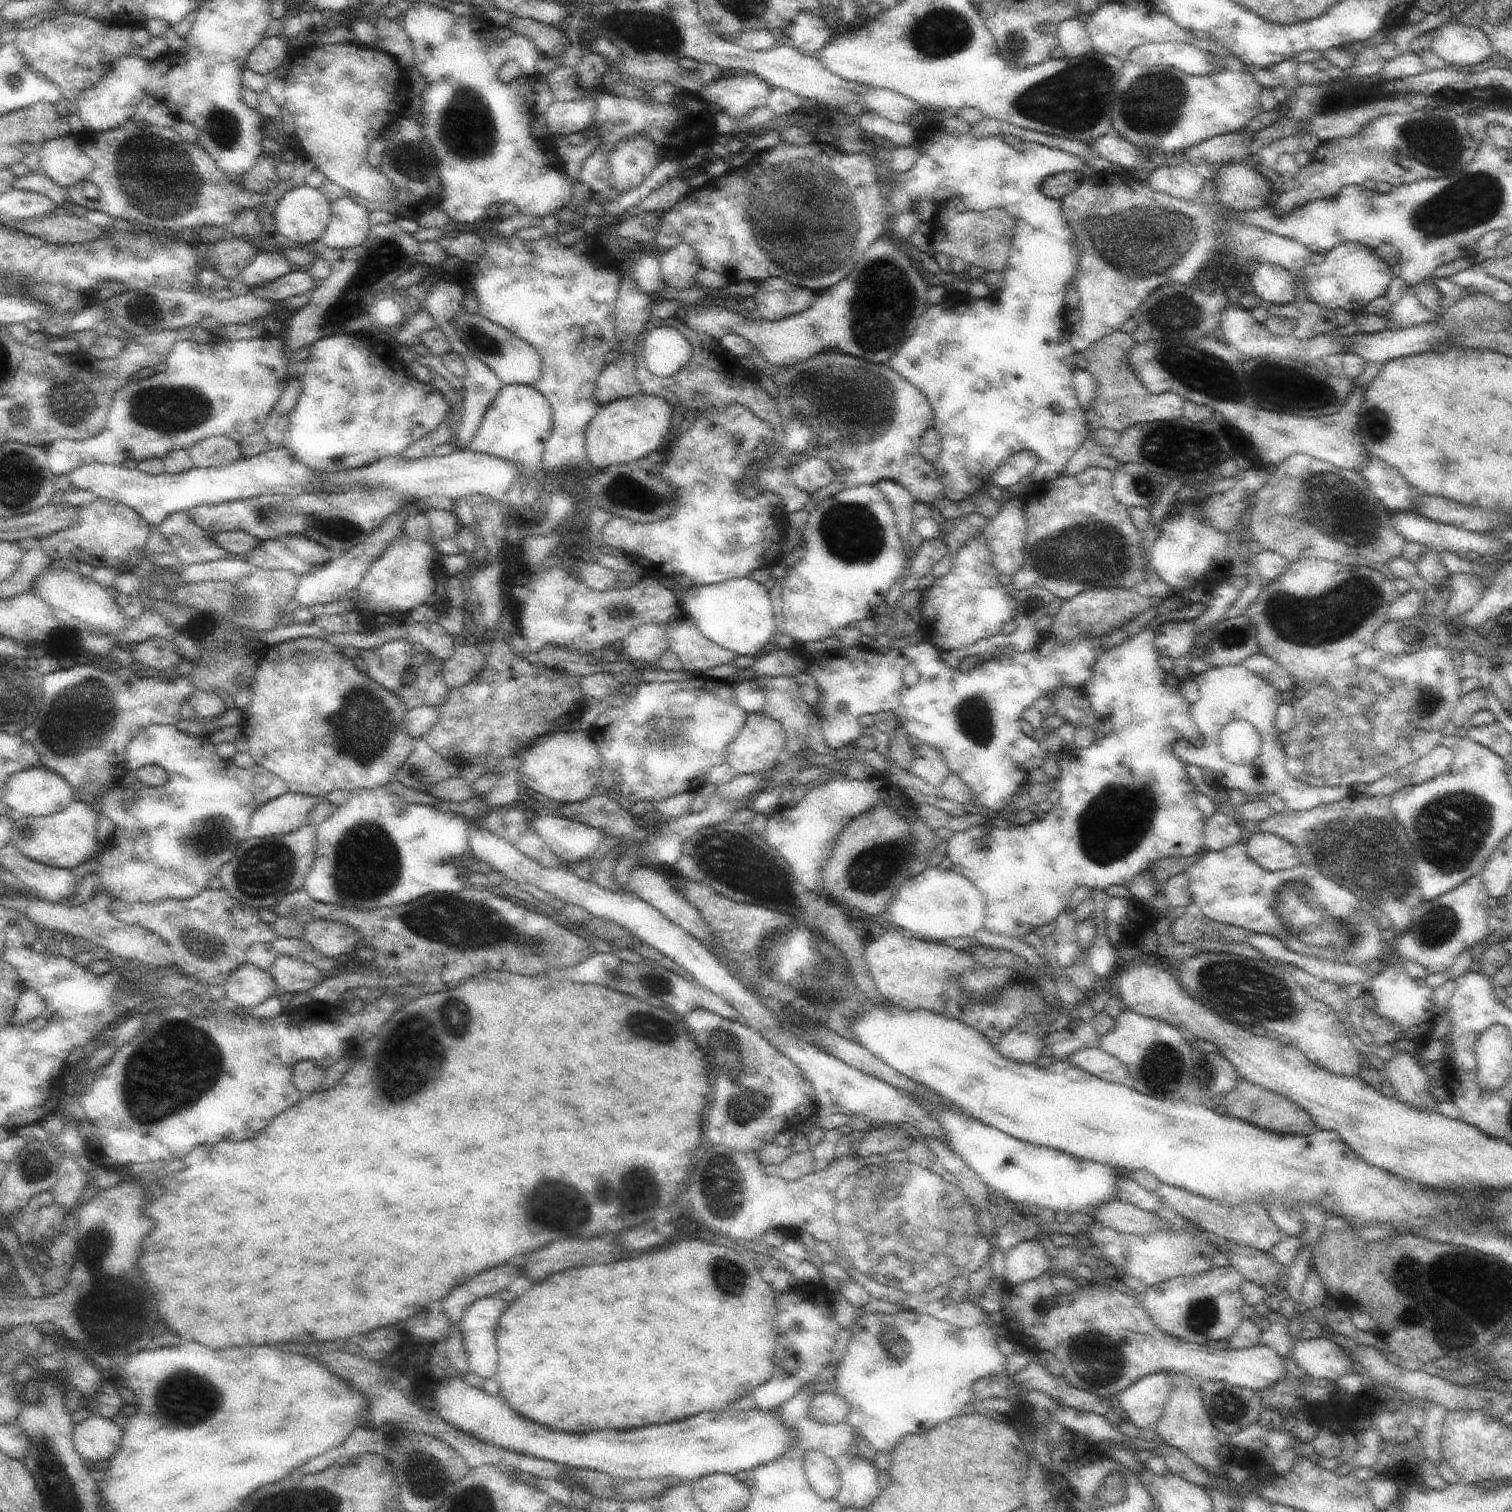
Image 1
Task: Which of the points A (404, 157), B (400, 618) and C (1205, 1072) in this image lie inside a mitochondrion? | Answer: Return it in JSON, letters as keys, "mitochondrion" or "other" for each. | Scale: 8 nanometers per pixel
{"A":"mitochondrion","B":"other","C":"mitochondrion"}

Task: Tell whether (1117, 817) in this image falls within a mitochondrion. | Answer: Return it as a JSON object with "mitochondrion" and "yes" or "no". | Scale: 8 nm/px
{"mitochondrion":"yes"}

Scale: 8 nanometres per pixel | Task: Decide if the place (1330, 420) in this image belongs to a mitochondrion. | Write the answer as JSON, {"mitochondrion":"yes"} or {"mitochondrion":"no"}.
{"mitochondrion":"no"}

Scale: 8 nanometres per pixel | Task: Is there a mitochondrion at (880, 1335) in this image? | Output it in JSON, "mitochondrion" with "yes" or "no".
{"mitochondrion":"no"}

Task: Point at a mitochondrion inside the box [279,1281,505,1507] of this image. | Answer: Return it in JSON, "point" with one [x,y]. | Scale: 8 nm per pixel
{"point":[429,1478]}

